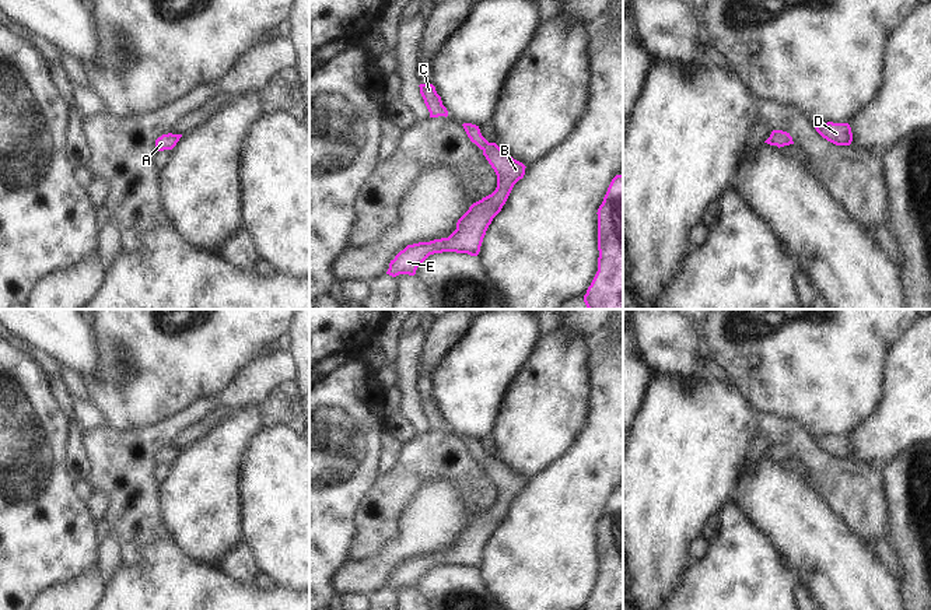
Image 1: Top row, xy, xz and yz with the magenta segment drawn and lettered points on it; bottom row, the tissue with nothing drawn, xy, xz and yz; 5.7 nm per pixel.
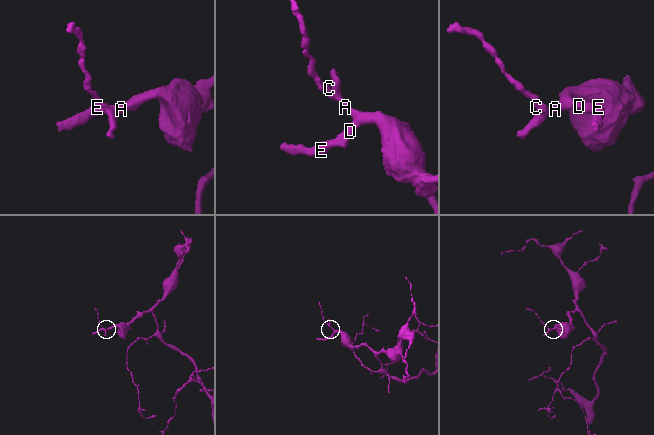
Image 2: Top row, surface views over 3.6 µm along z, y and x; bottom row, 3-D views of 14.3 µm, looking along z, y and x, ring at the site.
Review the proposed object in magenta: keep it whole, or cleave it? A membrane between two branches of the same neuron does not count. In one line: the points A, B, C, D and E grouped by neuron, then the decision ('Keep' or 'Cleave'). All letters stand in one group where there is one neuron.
Groups: A B C D E. Keep

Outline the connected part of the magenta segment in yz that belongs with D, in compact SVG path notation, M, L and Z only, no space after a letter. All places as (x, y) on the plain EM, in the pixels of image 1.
M820 437L815 438L816 445L827 455L836 459L850 459L853 455L853 446L848 437Z

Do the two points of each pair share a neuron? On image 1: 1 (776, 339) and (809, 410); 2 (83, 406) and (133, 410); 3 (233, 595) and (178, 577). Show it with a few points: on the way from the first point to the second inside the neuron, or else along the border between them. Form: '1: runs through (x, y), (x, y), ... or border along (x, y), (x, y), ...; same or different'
1: runs through (794, 357), (809, 372), (809, 392); same
2: border along (87, 399), (101, 413), (107, 426); different
3: runs through (219, 595), (206, 588), (192, 588); same

